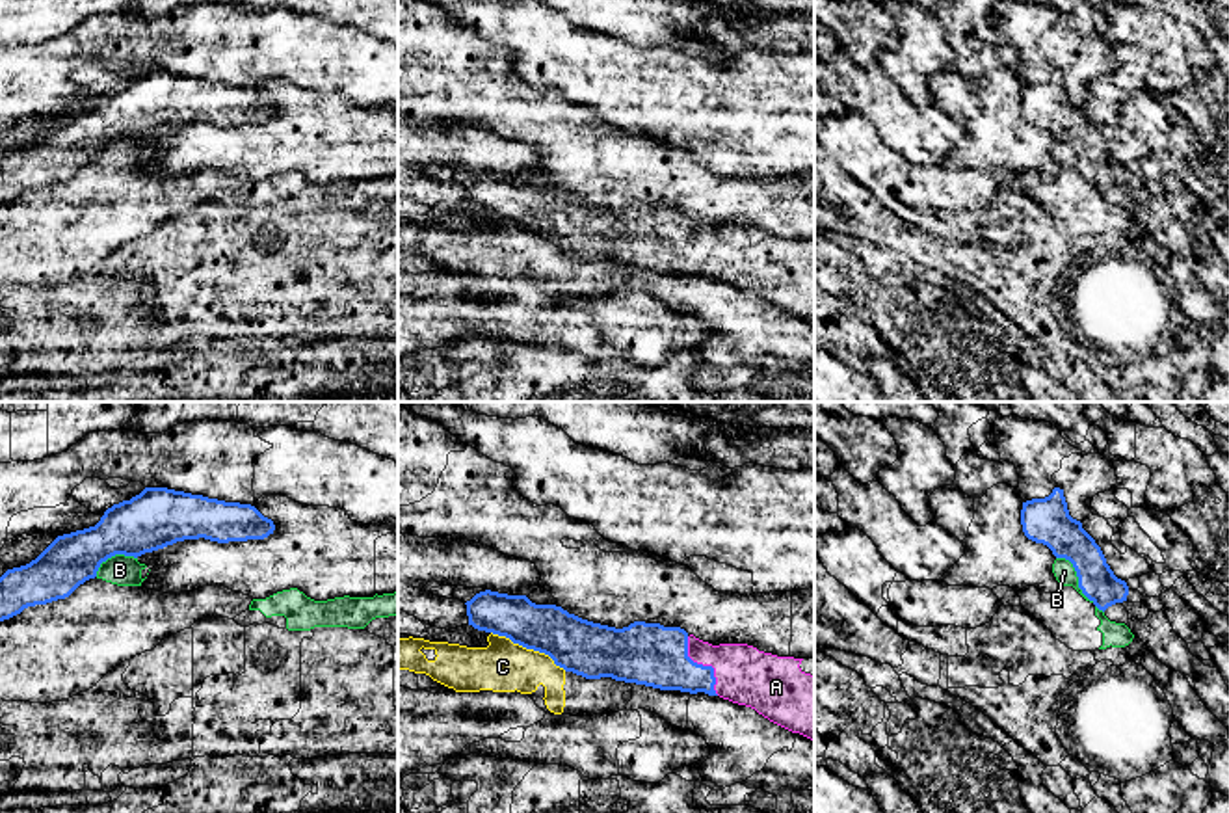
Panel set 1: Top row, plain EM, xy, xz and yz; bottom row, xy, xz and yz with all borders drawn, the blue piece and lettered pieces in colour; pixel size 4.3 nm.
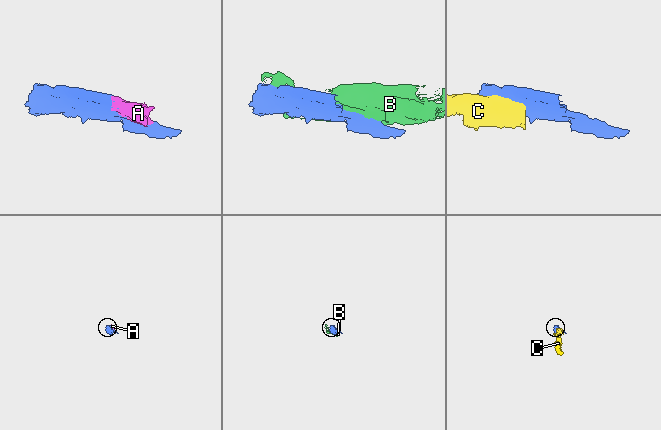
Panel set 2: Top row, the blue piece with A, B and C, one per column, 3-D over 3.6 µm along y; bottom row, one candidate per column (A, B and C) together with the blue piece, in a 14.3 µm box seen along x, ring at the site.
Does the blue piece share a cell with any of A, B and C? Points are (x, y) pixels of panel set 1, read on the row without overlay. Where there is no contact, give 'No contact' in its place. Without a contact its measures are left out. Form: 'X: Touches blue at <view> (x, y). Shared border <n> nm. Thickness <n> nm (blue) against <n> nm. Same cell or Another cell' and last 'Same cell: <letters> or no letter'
A: Touches blue at xz (705, 250). Shared border 300 nm. Thickness 280 nm (blue) against 260 nm. Same cell
B: Touches blue at yz (1077, 159). Shared border 260 nm. Thickness 180 nm (blue) against 90 nm. Another cell
C: Touches blue at xz (528, 231). Shared border 360 nm. Thickness 240 nm (blue) against 220 nm. Another cell
Same cell: A

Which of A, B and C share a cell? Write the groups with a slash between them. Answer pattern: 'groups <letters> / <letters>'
groups A / B / C

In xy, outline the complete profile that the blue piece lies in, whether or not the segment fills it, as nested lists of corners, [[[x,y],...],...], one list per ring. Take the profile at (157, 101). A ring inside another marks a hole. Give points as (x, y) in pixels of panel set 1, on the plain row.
[[[145,71],[130,84],[108,91],[95,110],[58,119],[30,147],[7,153],[0,160],[0,205],[28,190],[69,180],[80,167],[95,162],[100,147],[115,138],[138,141],[177,125],[199,121],[218,127],[264,123],[273,113],[273,104],[251,87],[225,86],[167,71]]]

